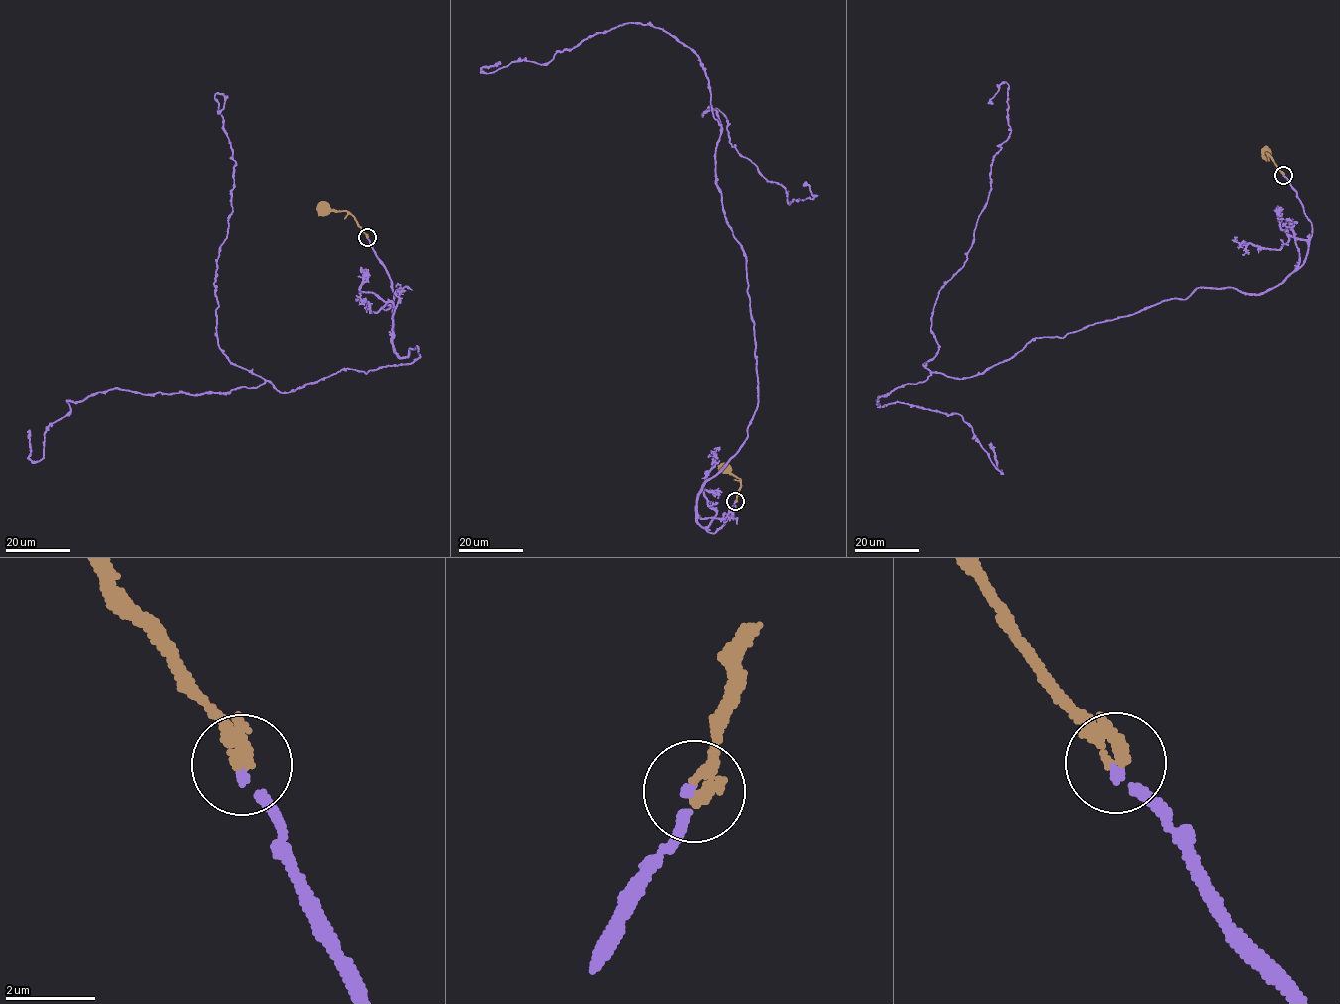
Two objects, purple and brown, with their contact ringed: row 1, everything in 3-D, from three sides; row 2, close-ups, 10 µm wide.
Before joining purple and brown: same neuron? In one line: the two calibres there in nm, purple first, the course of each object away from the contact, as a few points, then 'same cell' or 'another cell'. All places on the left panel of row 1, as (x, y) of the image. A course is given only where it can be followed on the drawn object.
calibres 150 and 320 nm; course purple (367, 238), (396, 353), (419, 357), (289, 392), (233, 365), (213, 283), (236, 164), (223, 94), (217, 113); course brown (367, 237), (355, 218), (346, 211), (323, 208); same cell

